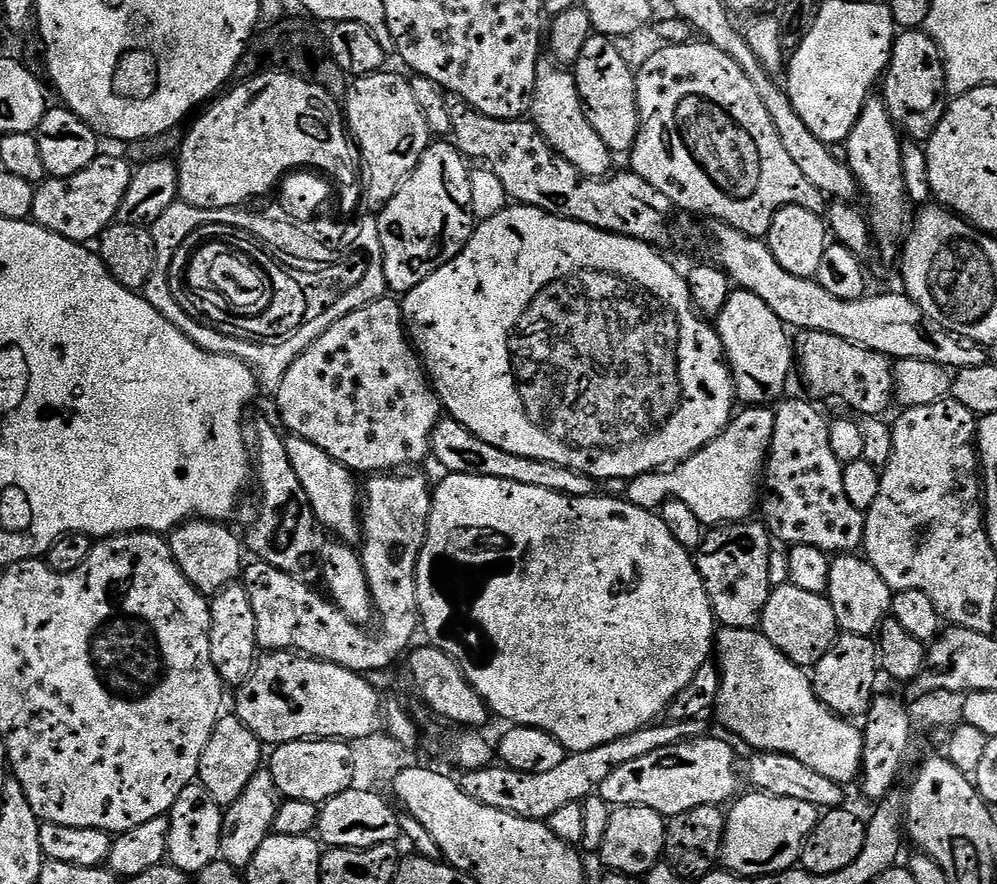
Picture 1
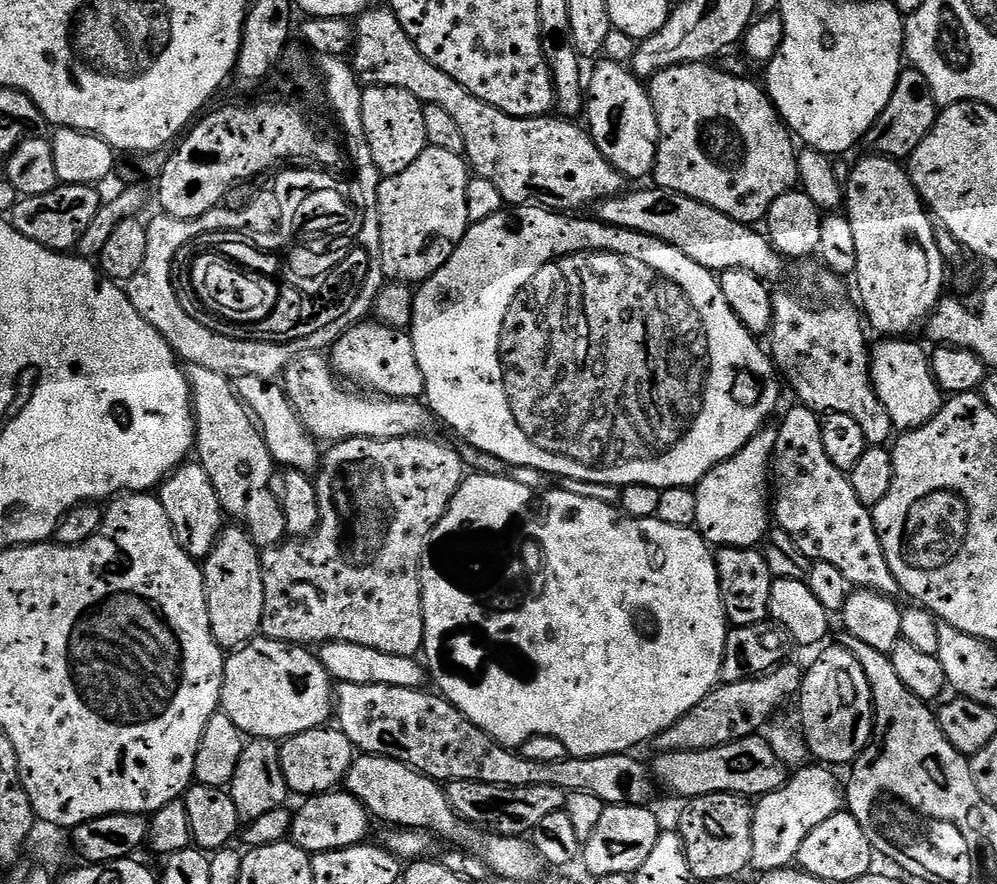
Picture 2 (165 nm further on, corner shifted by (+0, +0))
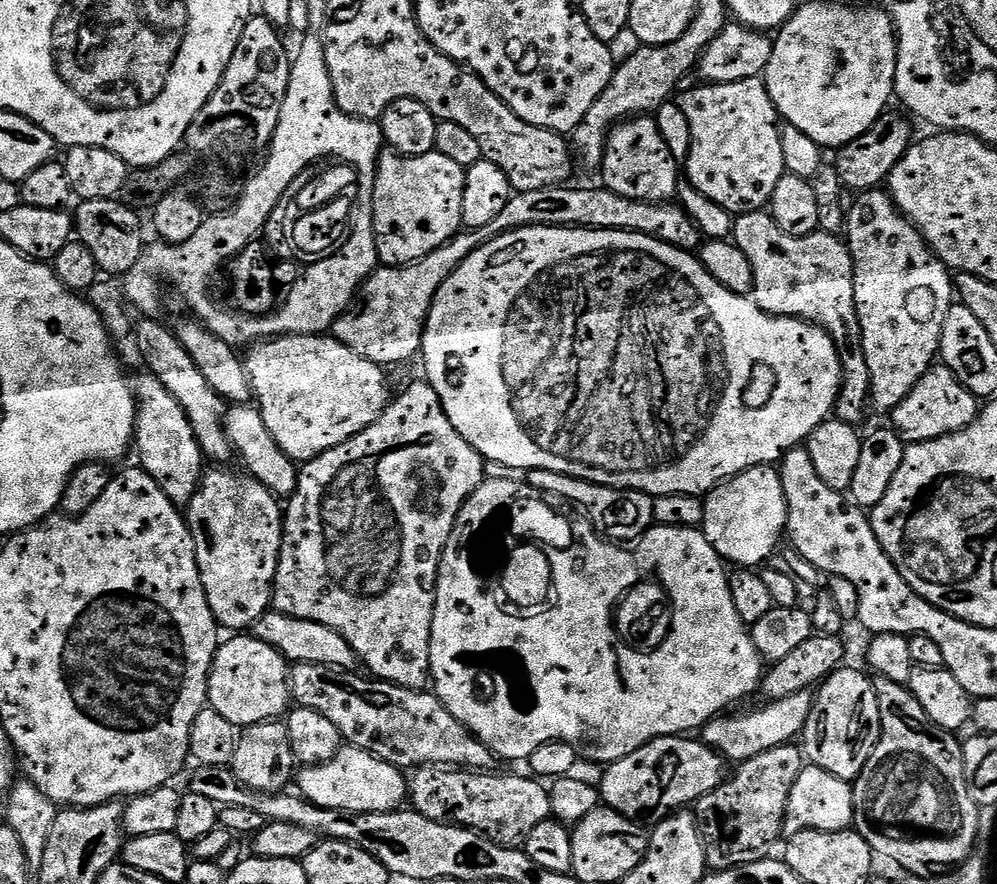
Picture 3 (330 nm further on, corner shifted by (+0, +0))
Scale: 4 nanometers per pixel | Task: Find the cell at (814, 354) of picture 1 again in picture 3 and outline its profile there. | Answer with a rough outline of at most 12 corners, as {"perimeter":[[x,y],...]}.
{"perimeter":[[933,366],[890,414],[908,444],[970,426],[978,397]]}

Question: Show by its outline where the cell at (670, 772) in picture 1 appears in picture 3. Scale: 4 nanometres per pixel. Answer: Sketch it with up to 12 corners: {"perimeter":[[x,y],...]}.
{"perimeter":[[292,664],[291,699],[401,770],[498,757],[431,691]]}

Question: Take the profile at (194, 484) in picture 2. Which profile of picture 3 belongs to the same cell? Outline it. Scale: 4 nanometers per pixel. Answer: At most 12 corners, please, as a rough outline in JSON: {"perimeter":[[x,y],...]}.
{"perimeter":[[147,370],[134,380],[135,451],[186,506],[206,457],[190,418]]}

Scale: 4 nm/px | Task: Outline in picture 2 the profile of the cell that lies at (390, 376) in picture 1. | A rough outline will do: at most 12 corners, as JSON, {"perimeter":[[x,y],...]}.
{"perimeter":[[375,318],[331,345],[333,373],[389,400],[424,396],[412,337]]}

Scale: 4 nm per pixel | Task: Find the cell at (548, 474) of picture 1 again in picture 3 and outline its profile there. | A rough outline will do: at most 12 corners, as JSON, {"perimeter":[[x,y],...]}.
{"perimeter":[[328,334],[253,344],[243,363],[297,462],[390,403],[385,369]]}

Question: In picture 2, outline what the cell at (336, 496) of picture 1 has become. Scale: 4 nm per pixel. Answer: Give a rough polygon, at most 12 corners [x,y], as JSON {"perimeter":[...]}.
{"perimeter":[[240,378],[235,391],[273,460],[312,474],[322,459],[283,387]]}

